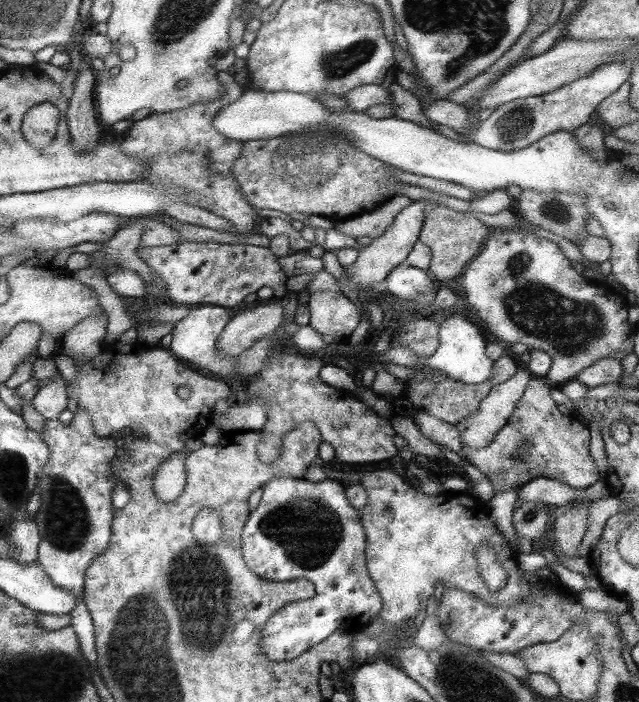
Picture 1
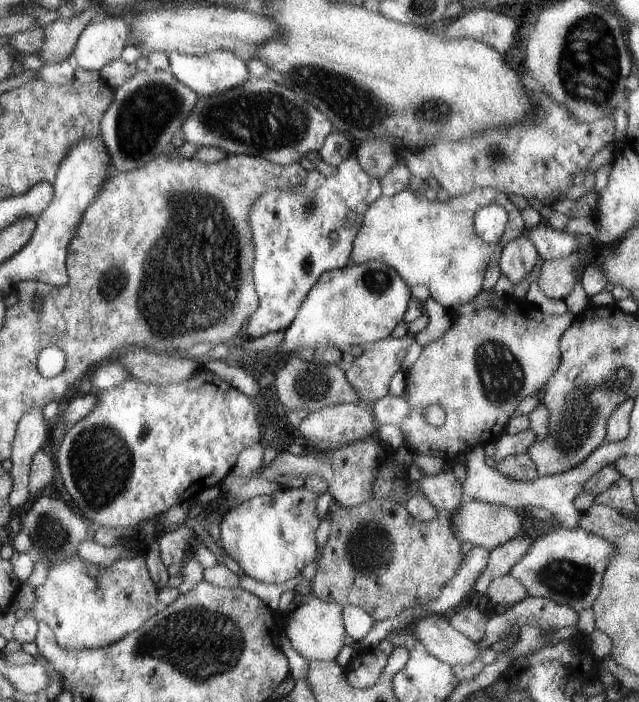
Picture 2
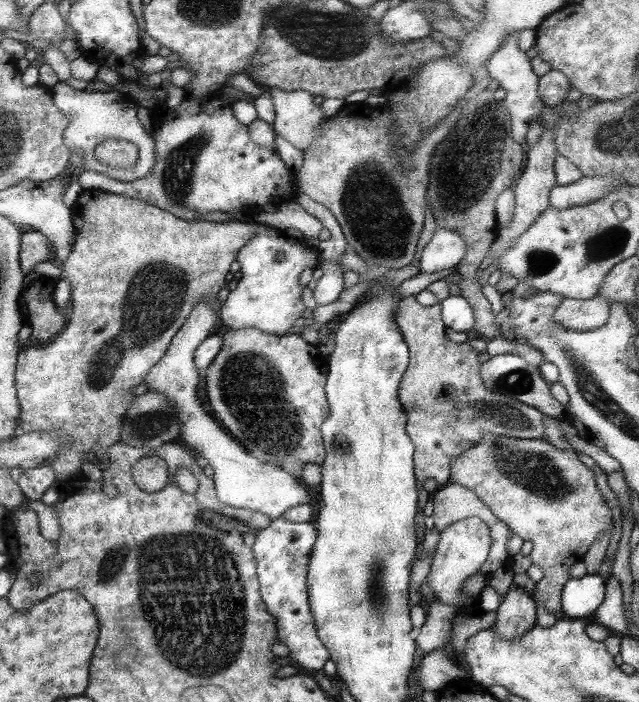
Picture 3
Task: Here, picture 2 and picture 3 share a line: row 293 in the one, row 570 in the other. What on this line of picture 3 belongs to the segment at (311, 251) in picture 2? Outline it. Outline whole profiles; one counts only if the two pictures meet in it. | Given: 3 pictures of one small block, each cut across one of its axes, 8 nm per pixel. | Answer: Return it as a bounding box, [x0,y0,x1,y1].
[251,518,331,670]

